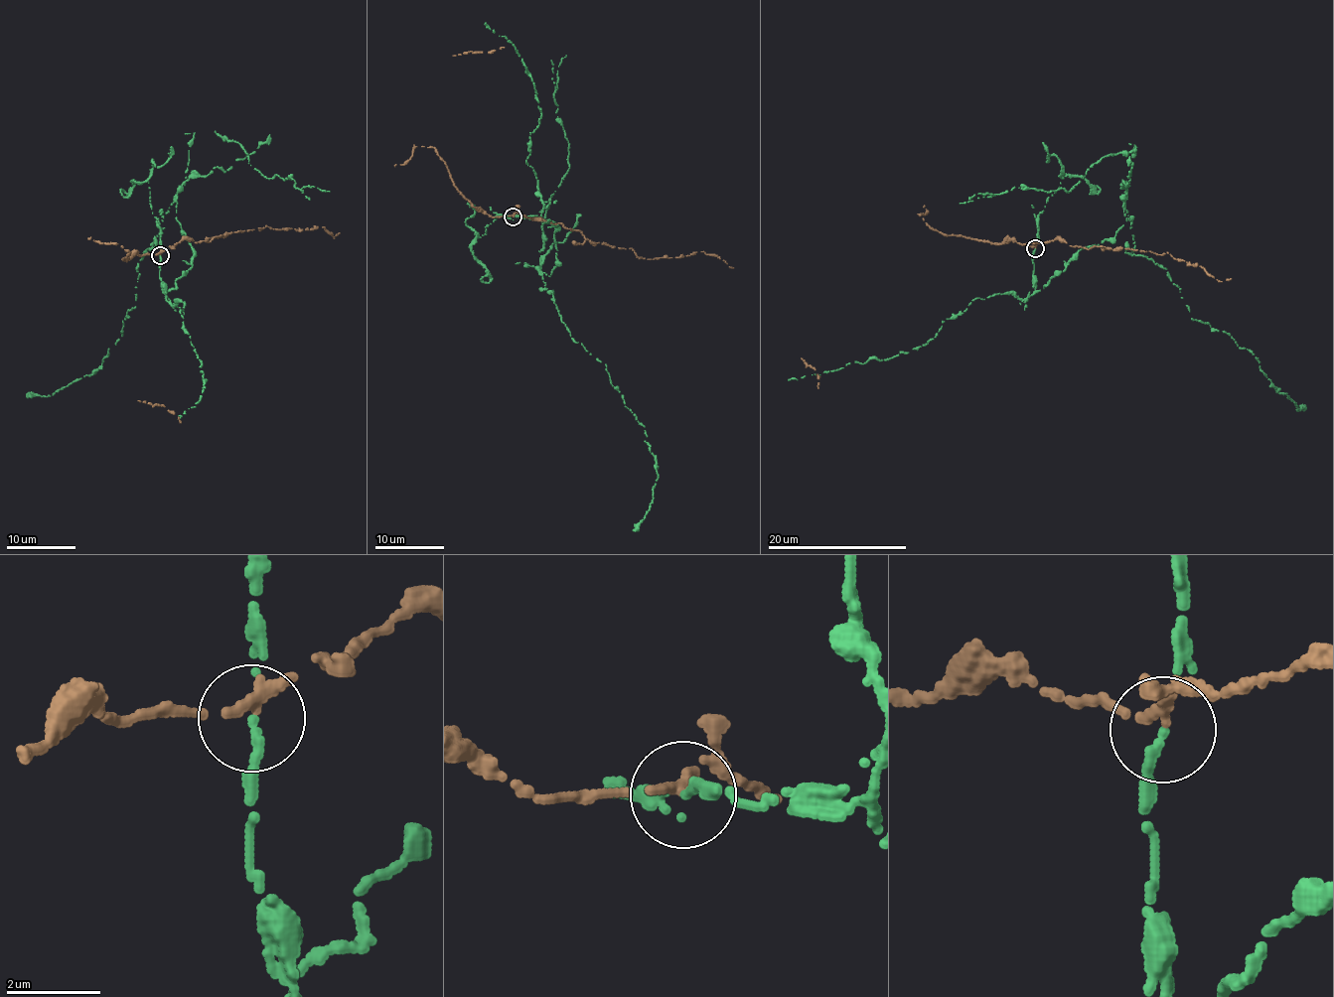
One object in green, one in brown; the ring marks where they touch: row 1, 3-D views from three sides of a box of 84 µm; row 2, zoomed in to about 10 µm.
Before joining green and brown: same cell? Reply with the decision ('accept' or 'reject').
reject

